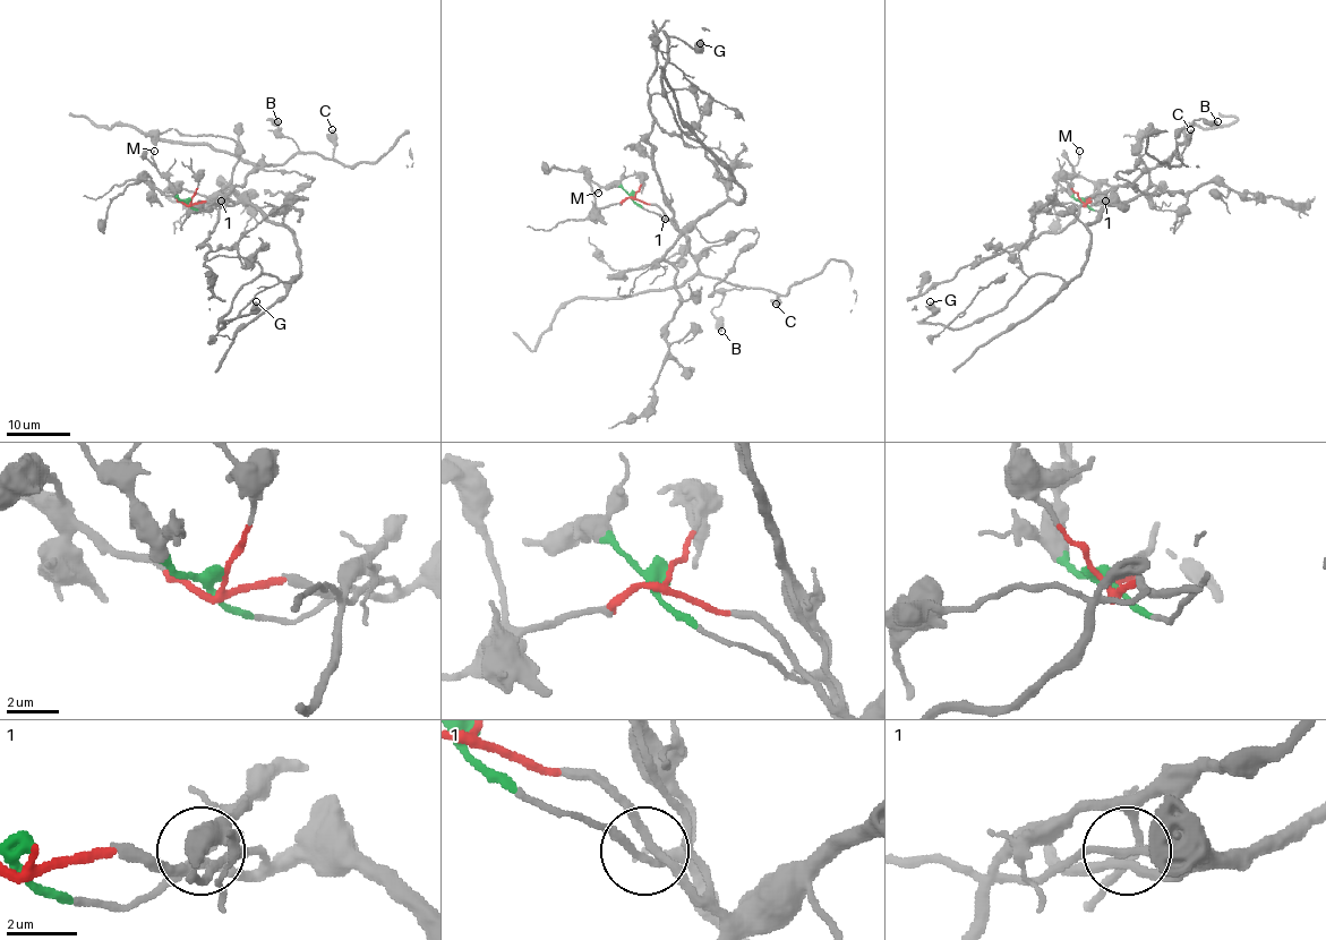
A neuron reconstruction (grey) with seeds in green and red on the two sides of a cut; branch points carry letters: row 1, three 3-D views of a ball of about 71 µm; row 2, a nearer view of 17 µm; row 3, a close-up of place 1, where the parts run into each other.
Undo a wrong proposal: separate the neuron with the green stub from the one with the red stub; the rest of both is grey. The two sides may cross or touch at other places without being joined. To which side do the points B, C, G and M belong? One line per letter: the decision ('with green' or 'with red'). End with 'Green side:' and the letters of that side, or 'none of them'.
B: with green
C: with green
G: with red
M: with green
Green side: B, C, M

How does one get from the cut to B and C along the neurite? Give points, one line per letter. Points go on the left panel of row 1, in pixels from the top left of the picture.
B: (189, 201), (193, 207), (212, 211), (256, 165), (279, 165), (298, 150), (267, 120), (277, 121)
C: (189, 201), (193, 207), (212, 211), (256, 165), (279, 165), (298, 153), (332, 157), (332, 129)

